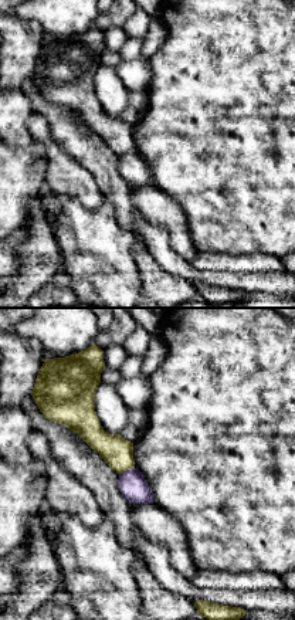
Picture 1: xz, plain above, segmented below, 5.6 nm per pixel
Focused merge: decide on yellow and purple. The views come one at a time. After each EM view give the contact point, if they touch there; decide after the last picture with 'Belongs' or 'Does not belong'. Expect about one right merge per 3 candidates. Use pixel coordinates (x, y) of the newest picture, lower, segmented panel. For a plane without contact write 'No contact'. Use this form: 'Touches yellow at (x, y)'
Touches yellow at (126, 470)

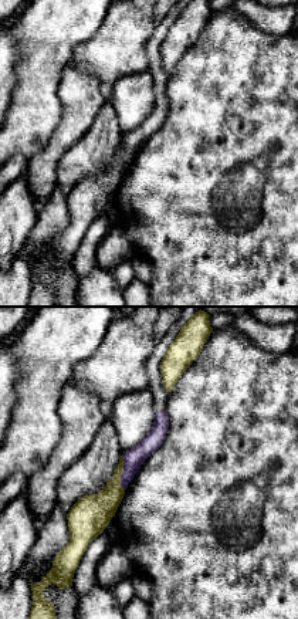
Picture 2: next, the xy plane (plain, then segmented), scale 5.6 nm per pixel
Touches yellow at (122, 470)

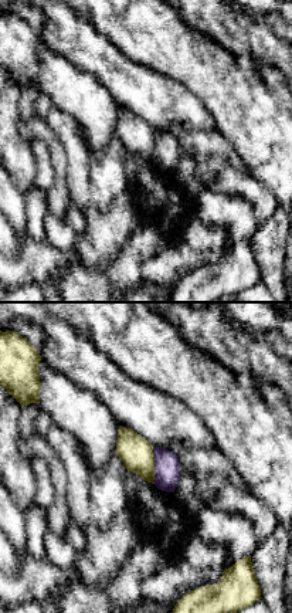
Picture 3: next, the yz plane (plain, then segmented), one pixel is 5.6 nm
Touches yellow at (153, 466)

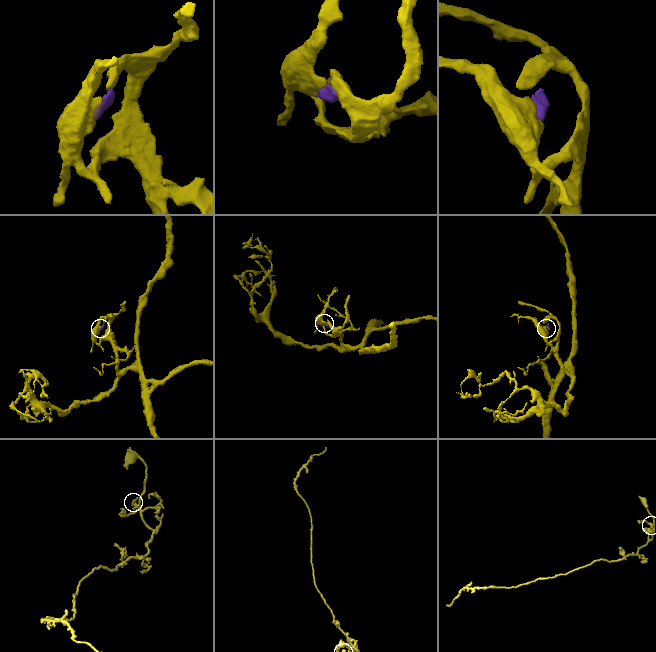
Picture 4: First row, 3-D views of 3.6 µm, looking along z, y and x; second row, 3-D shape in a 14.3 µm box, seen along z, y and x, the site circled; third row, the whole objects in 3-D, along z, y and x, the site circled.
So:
Does not belong

